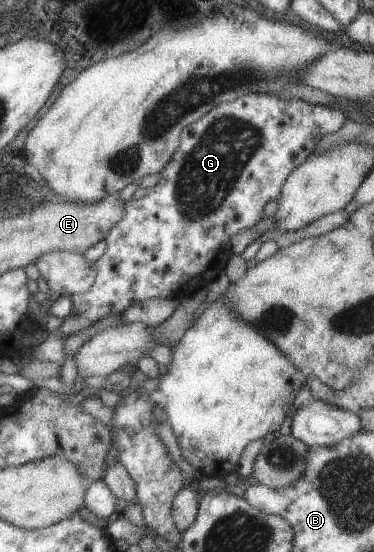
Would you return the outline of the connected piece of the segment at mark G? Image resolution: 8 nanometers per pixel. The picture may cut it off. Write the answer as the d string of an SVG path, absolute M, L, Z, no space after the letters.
M246 94L236 98L231 102L215 105L207 111L198 121L183 127L179 137L179 144L166 165L160 170L160 179L150 188L150 191L140 199L129 199L125 201L125 211L122 219L113 225L112 229L104 237L107 248L101 257L95 261L97 271L95 273L94 283L91 288L83 294L71 295L70 301L72 309L70 313L63 319L57 330L66 337L78 331L84 331L87 327L96 323L98 319L107 315L118 315L126 311L131 305L140 304L144 300L152 298L160 299L184 299L188 294L195 292L202 287L207 287L218 274L222 272L225 263L232 255L229 247L230 237L243 229L254 227L260 219L266 217L262 212L262 207L266 205L270 199L277 199L281 194L281 187L286 176L301 164L317 147L317 143L326 134L335 132L340 129L347 117L343 111L322 106L319 104L310 104L297 98L280 99L269 95Z

